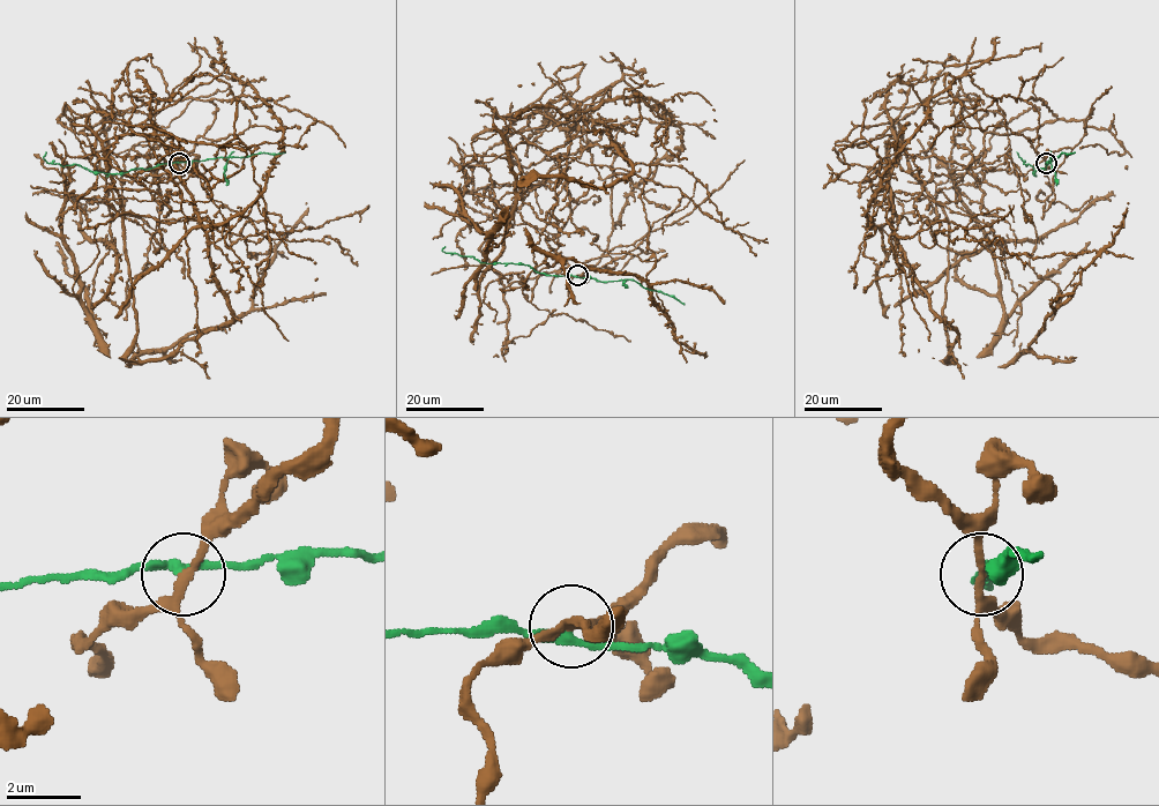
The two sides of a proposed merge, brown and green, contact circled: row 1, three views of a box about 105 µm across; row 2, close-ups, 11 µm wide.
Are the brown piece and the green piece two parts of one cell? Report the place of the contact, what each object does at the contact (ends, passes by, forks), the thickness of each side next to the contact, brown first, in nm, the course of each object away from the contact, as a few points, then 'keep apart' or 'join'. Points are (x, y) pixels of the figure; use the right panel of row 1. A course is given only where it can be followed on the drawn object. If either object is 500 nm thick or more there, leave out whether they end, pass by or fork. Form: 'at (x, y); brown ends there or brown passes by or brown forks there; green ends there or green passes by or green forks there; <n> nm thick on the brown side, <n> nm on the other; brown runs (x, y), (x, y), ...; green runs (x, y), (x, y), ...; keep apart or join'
at (1046, 163); brown forks there; green passes by; 190 nm thick on the brown side, 200 nm on the other; brown runs (1046, 163), (1040, 99), (935, 196), (879, 203), (897, 135), (851, 144), (898, 237), (1098, 253), (999, 365); green runs (1046, 163), (1046, 168), (1033, 173), (1030, 164), (1026, 165), (1017, 151); keep apart

